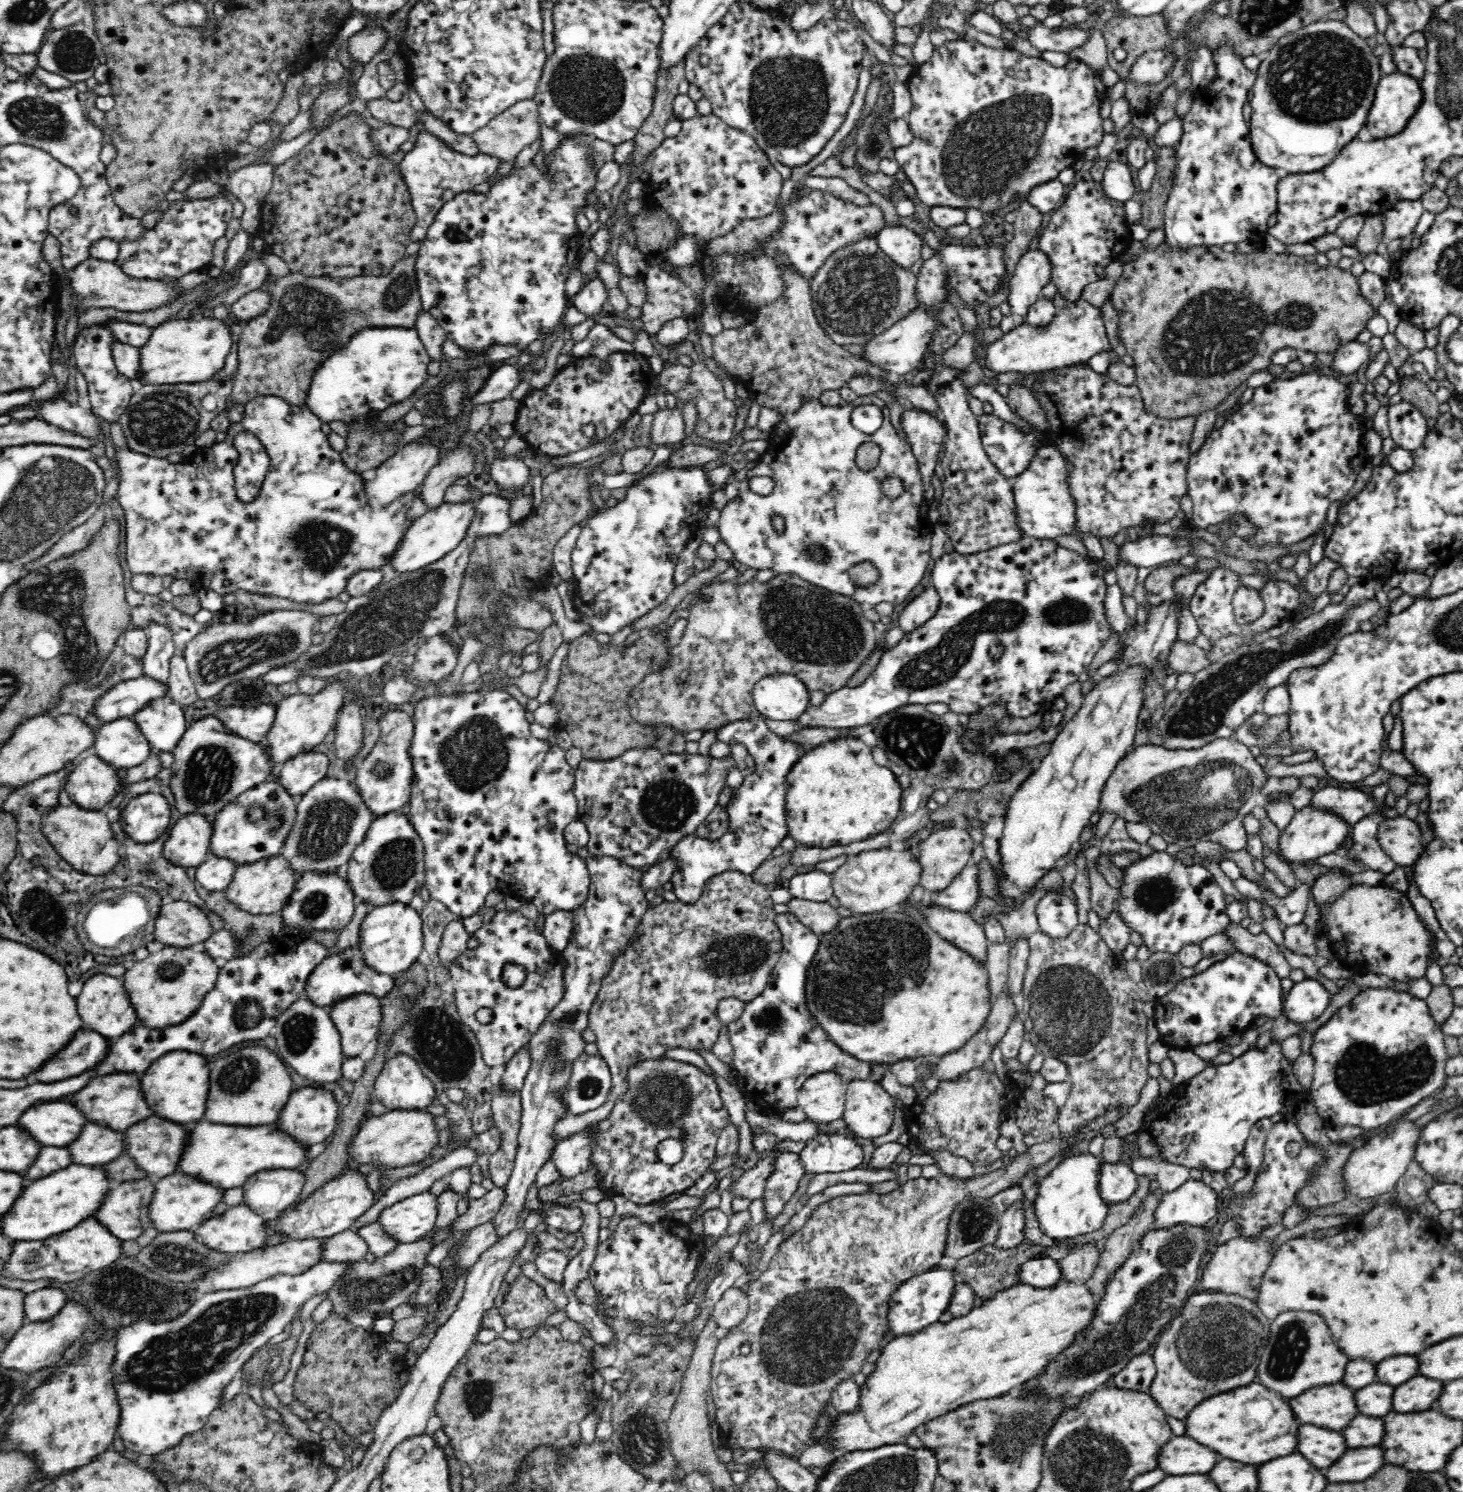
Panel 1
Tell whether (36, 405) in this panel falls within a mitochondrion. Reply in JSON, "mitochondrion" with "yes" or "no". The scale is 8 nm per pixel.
{"mitochondrion":"no"}

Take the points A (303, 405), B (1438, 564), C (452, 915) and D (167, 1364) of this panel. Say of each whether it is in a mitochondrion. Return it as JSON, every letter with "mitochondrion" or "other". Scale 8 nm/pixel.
{"A":"other","B":"other","C":"other","D":"mitochondrion"}

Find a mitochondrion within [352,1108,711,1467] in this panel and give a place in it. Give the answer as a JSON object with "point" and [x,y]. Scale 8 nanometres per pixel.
{"point":[476,1394]}

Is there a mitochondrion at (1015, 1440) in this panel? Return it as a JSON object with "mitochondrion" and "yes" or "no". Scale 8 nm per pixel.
{"mitochondrion":"yes"}

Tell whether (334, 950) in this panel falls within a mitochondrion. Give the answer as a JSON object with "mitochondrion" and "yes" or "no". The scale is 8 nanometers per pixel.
{"mitochondrion":"no"}

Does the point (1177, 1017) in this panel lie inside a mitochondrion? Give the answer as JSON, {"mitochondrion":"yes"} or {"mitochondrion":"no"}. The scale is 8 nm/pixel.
{"mitochondrion":"no"}

